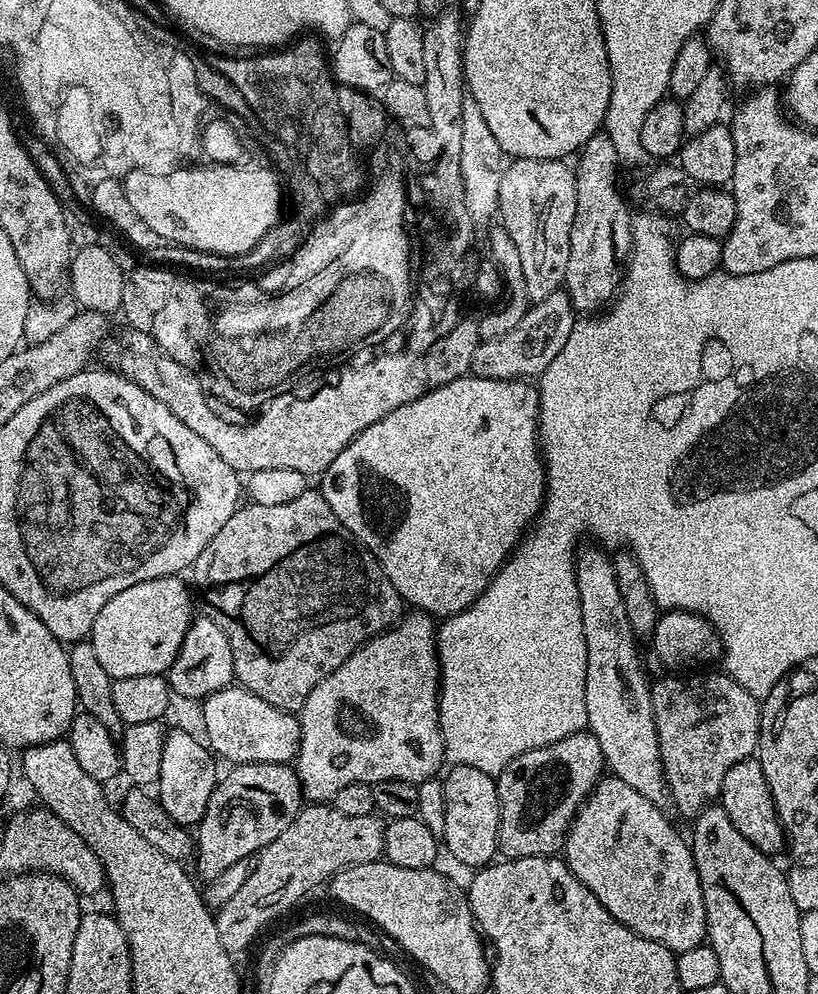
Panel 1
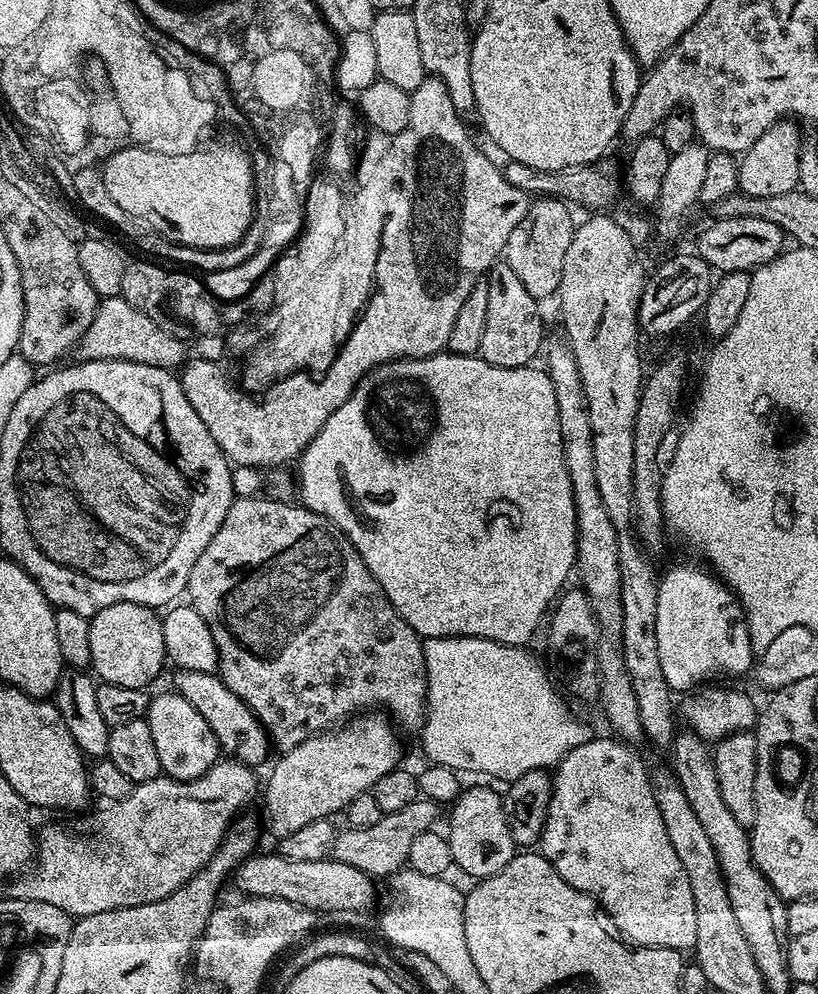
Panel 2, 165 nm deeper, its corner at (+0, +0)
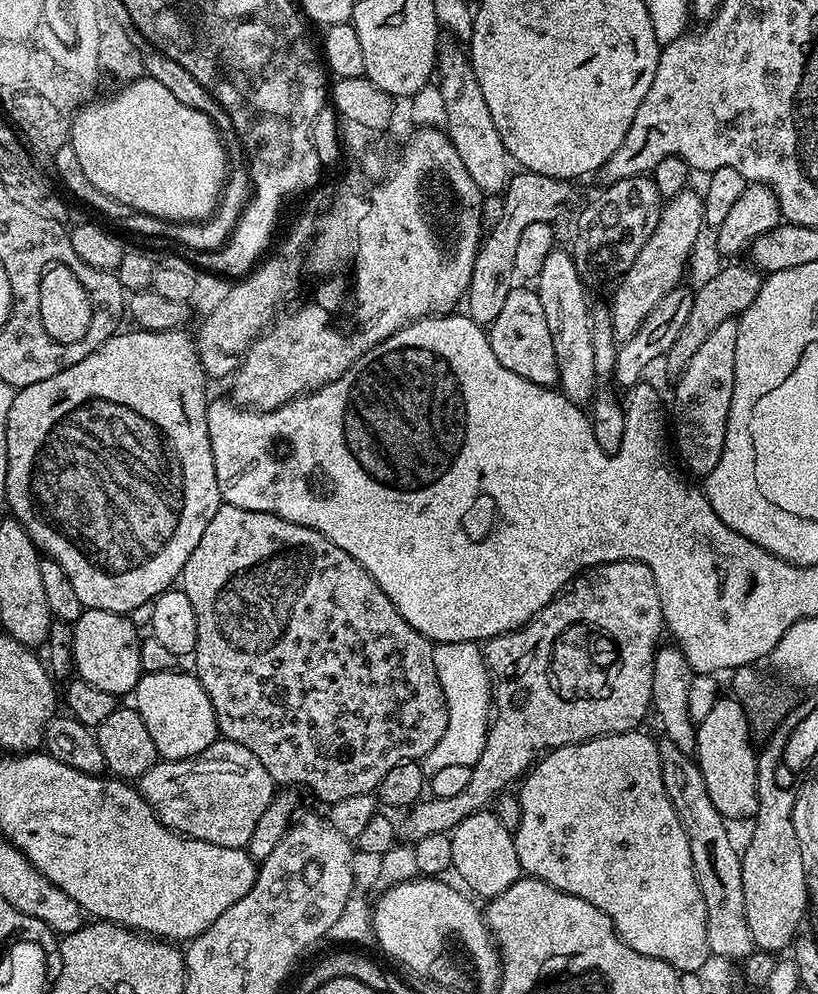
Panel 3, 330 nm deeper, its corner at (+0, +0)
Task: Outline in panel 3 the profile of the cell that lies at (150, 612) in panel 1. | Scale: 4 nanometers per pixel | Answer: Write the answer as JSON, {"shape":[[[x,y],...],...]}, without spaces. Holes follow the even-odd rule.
{"shape":[[[85,608],[84,613],[72,624],[72,663],[77,677],[90,686],[98,686],[98,690],[106,690],[117,698],[123,697],[123,692],[131,693],[142,675],[140,667],[140,641],[141,633],[136,633],[136,628],[131,624],[127,615],[111,612],[110,610],[98,610],[97,608]]]}

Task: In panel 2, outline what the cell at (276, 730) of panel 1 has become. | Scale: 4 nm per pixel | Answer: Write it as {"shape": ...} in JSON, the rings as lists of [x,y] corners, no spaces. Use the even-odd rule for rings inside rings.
{"shape":[[[210,672],[175,673],[175,691],[179,692],[202,718],[206,718],[210,730],[214,730],[214,738],[218,738],[221,753],[225,757],[237,760],[240,764],[257,766],[268,756],[270,737],[268,731],[260,724],[260,720],[246,706],[246,702],[230,691],[220,680],[219,675]]]}

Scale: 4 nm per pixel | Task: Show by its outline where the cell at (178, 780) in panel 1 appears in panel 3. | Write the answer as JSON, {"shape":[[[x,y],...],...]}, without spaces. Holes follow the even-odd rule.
{"shape":[[[191,671],[144,672],[134,689],[136,713],[146,722],[146,731],[154,738],[157,757],[185,760],[202,754],[218,738],[216,715],[206,690]]]}

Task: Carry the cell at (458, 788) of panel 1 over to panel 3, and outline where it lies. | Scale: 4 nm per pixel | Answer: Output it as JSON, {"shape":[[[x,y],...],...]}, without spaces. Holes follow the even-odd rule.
{"shape":[[[485,810],[470,814],[470,818],[458,822],[458,826],[452,829],[450,835],[452,838],[451,871],[460,875],[459,883],[473,897],[497,896],[502,894],[502,890],[510,890],[510,886],[514,886],[514,882],[521,879],[515,835],[510,830],[506,830],[502,822],[498,822],[495,811]]]}

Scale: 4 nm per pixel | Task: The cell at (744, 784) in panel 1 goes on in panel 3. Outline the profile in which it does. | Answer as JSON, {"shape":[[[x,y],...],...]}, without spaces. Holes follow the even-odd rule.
{"shape":[[[721,695],[714,702],[710,714],[702,718],[696,725],[696,750],[694,759],[702,770],[702,782],[706,782],[706,791],[714,801],[718,814],[722,814],[729,822],[735,820],[751,821],[758,810],[758,774],[756,773],[757,749],[749,732],[747,716],[743,706],[731,695]]]}

